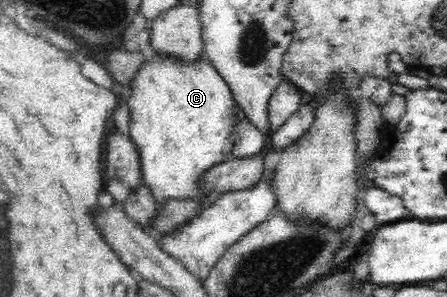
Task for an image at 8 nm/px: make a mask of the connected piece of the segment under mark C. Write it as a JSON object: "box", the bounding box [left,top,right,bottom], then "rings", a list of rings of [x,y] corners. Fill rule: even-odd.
{"box":[126,53,240,208],"rings":[[[158,53],[152,61],[146,61],[145,64],[138,69],[137,76],[131,82],[132,93],[126,103],[130,110],[130,139],[136,145],[138,159],[140,160],[140,171],[143,184],[150,190],[156,208],[163,208],[169,200],[205,200],[205,192],[201,191],[201,176],[205,176],[205,172],[209,172],[216,164],[225,162],[231,158],[231,150],[235,144],[236,125],[240,113],[237,104],[232,97],[232,92],[228,84],[221,78],[221,75],[211,65],[211,61],[204,55],[201,60],[195,60],[193,64],[184,64],[184,61],[176,60],[173,56],[164,56],[164,53]]]}

